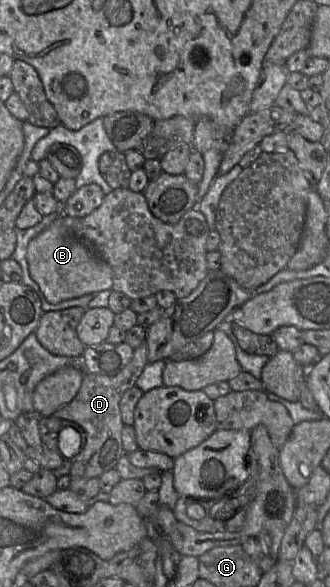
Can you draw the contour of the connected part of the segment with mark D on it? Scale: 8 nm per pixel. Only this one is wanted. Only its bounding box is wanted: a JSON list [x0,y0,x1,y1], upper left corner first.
[52,343,148,479]

